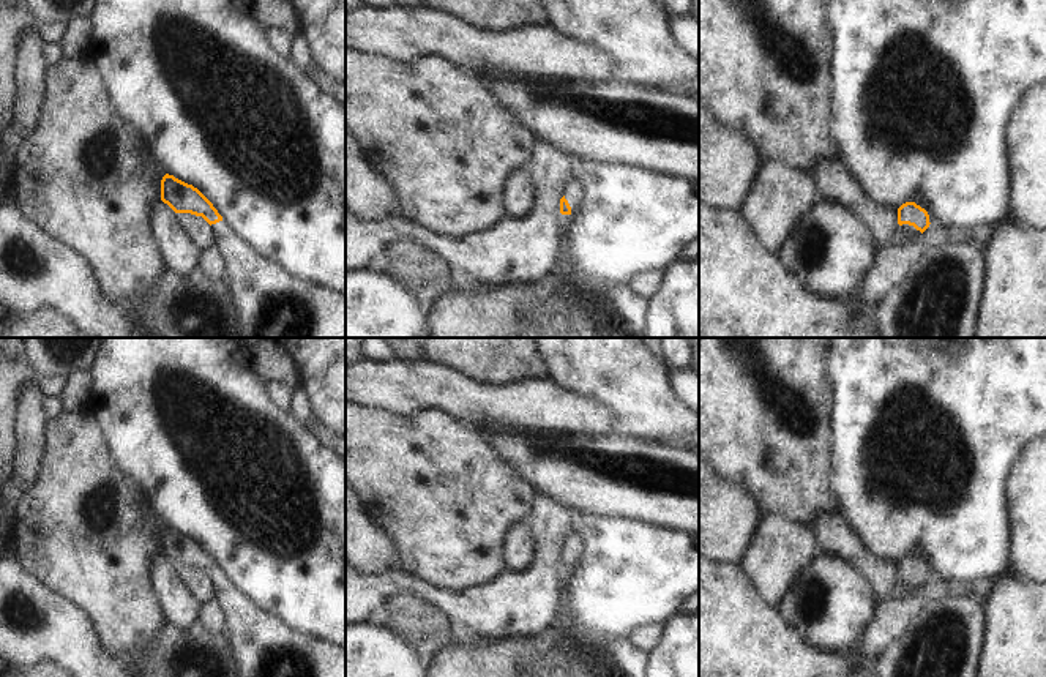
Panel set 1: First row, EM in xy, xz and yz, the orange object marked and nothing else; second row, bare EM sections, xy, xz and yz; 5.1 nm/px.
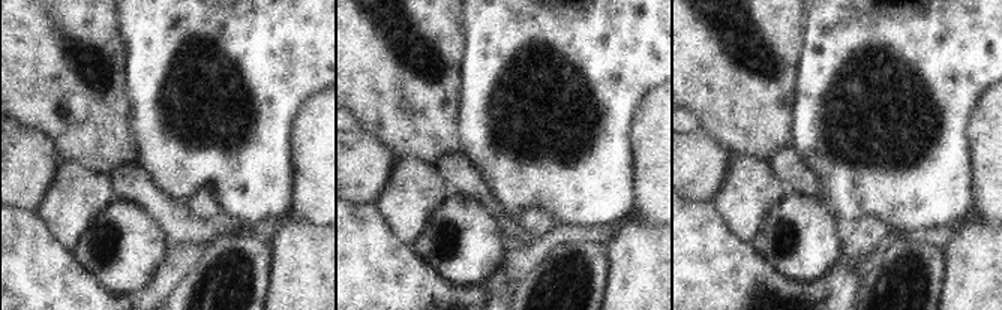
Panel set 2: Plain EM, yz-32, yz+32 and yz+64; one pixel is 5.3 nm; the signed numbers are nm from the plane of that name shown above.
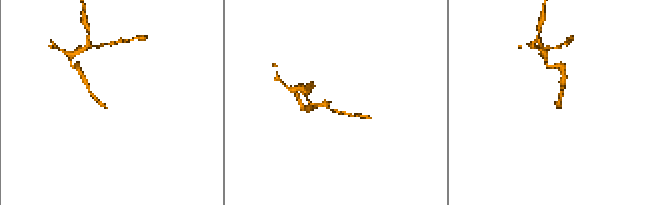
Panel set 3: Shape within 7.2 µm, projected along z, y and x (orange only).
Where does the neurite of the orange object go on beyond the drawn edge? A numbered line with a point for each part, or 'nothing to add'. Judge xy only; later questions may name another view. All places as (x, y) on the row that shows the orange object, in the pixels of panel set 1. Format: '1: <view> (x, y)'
1: xy (270, 302)

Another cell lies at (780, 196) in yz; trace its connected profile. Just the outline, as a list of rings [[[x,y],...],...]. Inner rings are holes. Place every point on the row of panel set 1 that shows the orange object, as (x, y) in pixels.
[[[770,159],[762,163],[740,211],[757,241],[776,252],[819,199],[819,189],[809,174]]]

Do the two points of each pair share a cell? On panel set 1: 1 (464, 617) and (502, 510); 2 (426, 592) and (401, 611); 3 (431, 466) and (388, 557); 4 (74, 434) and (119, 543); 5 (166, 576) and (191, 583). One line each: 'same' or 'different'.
1: different
2: different
3: different
4: same
5: different

